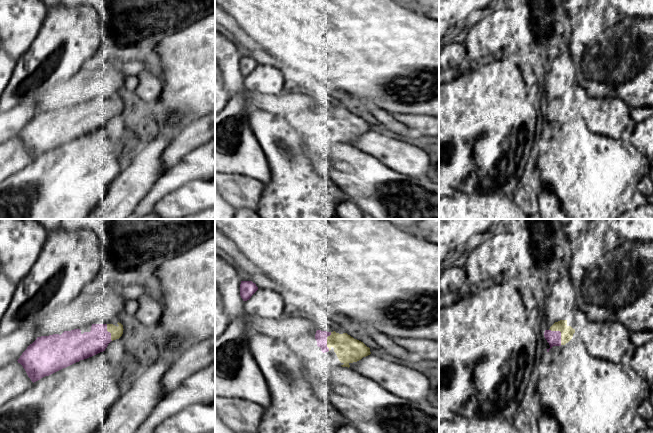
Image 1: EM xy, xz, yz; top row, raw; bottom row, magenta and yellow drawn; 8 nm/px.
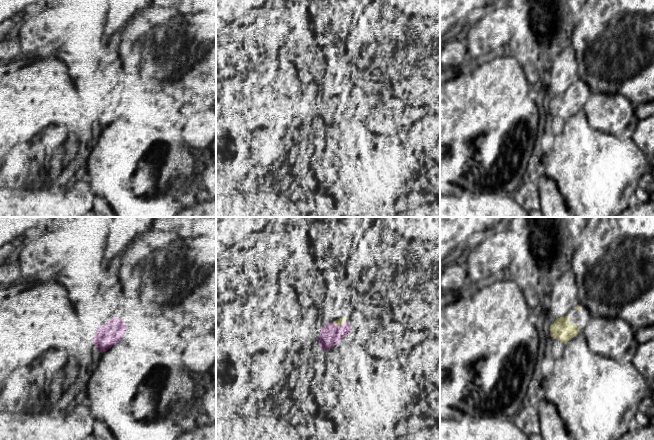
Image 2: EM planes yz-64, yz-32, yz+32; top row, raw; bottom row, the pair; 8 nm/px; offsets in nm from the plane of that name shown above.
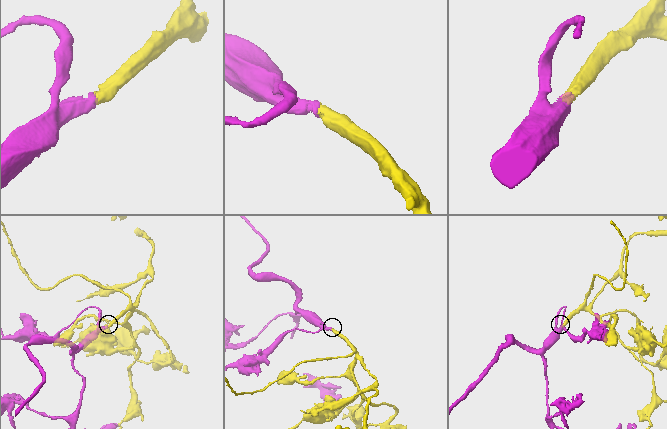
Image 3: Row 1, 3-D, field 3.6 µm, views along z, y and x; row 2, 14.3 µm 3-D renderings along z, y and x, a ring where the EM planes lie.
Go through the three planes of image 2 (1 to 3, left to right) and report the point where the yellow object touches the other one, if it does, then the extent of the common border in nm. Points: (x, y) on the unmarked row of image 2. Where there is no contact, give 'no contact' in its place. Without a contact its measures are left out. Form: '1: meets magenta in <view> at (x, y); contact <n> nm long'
1: no contact
2: meets magenta in yz-32 at (339, 101); contact 110 nm long
3: meets magenta in yz+32 at (555, 114); contact 50 nm long

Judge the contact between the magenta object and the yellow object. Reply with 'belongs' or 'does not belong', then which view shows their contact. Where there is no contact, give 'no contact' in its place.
belongs; meets magenta in yz

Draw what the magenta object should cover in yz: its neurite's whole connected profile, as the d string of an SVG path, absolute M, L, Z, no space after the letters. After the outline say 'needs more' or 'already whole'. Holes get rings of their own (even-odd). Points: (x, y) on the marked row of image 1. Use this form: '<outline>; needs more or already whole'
M560 320L558 322L555 322L549 330L545 330L544 332L544 337L545 339L547 340L547 342L549 343L550 345L550 348L549 349L546 349L547 352L549 352L549 350L553 347L553 346L561 346L561 345L565 345L566 343L568 343L572 337L573 337L573 334L575 333L575 329L573 329L571 326L568 326L567 325L567 320Z; needs more

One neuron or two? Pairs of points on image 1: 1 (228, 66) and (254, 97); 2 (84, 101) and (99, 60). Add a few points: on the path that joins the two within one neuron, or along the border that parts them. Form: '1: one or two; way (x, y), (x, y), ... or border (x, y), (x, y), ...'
1: one; way (231, 75), (234, 82), (245, 93)
2: one; way (84, 91), (85, 80), (89, 70)

